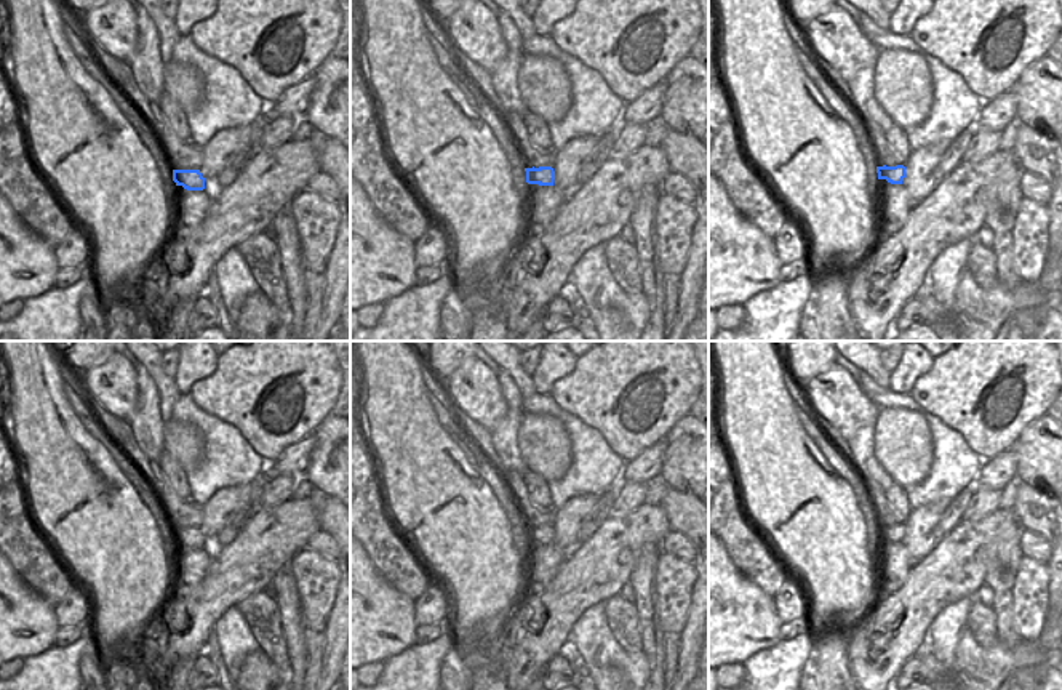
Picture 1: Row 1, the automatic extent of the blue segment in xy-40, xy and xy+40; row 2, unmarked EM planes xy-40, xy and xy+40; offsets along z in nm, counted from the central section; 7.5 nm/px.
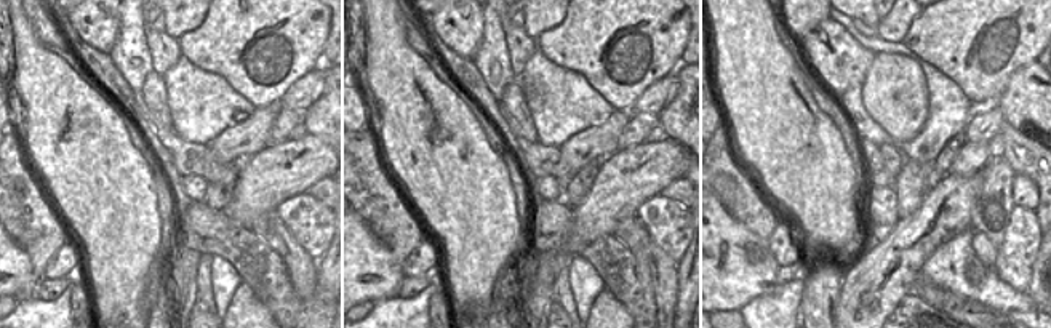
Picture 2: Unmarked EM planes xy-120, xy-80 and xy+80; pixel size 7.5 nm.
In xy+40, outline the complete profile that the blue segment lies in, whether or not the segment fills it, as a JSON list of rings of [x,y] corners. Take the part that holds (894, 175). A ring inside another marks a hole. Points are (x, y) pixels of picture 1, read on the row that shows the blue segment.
[[[896,165],[896,166],[876,166],[878,179],[886,179],[891,184],[902,184],[905,178],[905,166]]]

